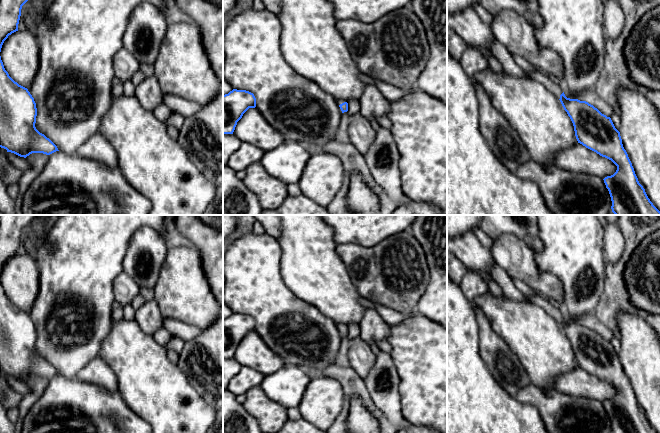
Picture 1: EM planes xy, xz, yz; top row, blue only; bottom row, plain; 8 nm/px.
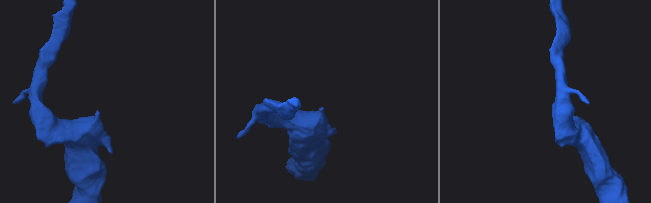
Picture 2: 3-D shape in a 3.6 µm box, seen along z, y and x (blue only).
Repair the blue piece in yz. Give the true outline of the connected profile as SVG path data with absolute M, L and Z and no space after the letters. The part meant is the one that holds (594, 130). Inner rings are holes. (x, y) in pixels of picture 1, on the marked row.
M536 68L534 71L529 72L529 76L531 79L543 84L560 100L573 123L578 143L600 156L611 160L617 166L617 170L613 175L603 179L611 197L612 212L615 215L660 215L660 211L653 205L645 189L639 183L632 163L623 147L620 132L615 128L611 118L602 114L597 108L586 101L567 98L559 80L547 75L542 70Z

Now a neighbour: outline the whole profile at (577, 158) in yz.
M577 143L557 152L553 166L567 171L596 175L602 179L613 175L617 166L609 159Z

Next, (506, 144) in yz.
M476 88L480 132L496 158L512 173L531 159L528 149L506 117L493 105L488 93Z

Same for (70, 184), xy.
M56 151L49 155L43 171L33 180L22 202L23 215L149 215L151 202L123 176L119 167L109 167L76 153Z

